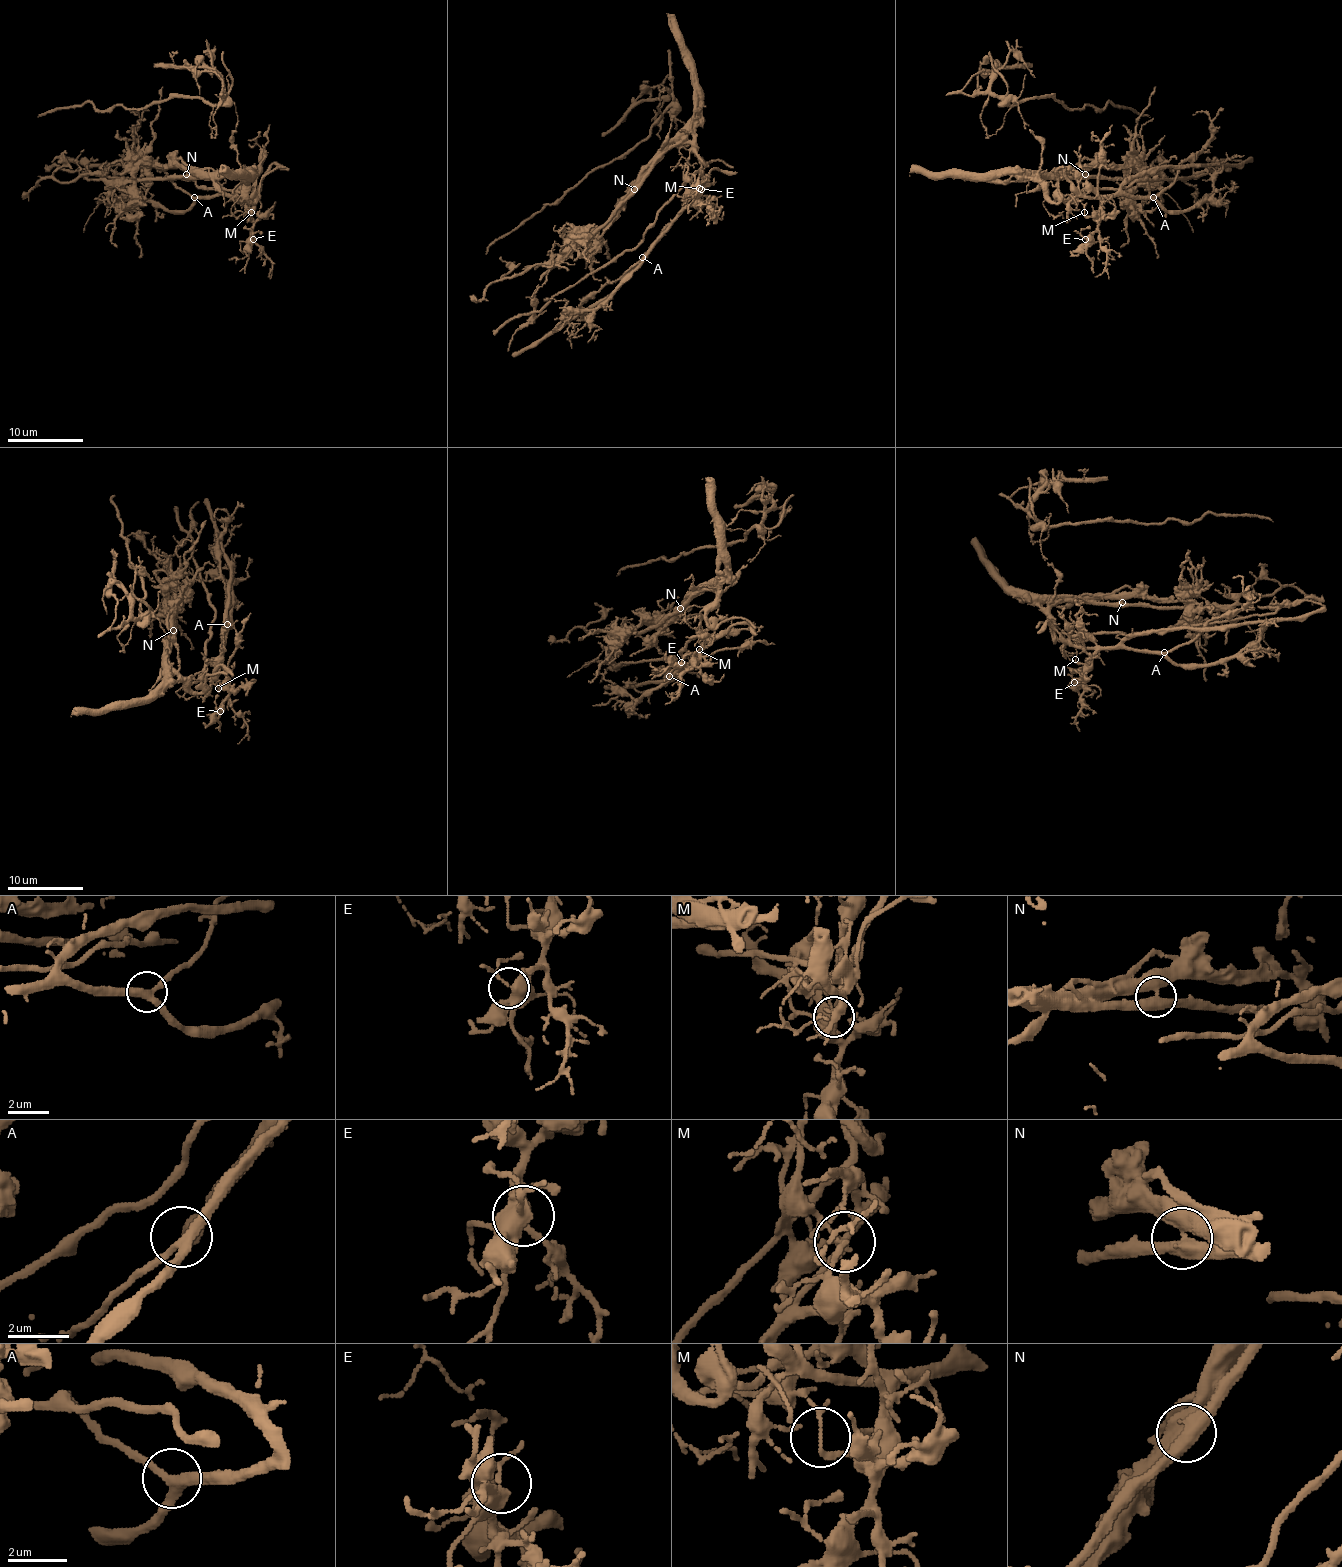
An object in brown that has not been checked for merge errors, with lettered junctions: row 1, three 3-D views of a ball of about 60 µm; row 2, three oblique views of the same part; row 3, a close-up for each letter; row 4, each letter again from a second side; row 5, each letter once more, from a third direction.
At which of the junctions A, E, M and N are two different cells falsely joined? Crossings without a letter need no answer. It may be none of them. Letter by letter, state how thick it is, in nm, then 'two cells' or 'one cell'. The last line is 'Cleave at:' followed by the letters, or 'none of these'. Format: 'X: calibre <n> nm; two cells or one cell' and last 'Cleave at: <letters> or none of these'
A: calibre 300 nm; one cell
E: calibre 340 nm; one cell
M: calibre 110 nm; two cells
N: calibre 480 nm; two cells
Cleave at: M, N

